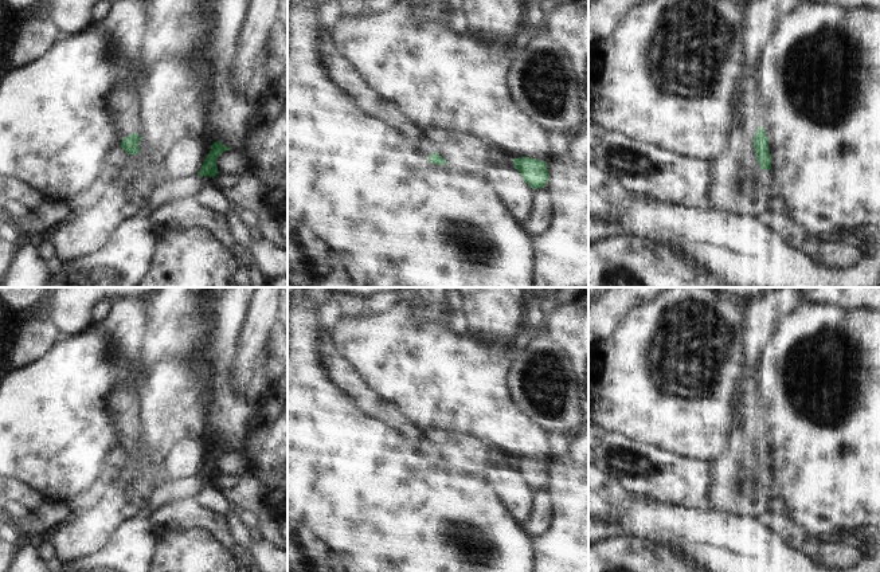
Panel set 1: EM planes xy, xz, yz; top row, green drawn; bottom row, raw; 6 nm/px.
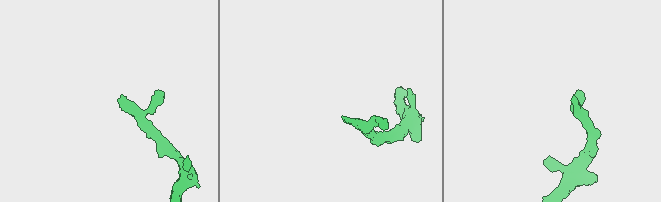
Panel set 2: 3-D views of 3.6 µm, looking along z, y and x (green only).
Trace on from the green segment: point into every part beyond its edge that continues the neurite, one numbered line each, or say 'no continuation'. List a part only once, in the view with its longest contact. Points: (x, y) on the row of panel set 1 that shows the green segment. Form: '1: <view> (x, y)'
1: yz (747, 105)

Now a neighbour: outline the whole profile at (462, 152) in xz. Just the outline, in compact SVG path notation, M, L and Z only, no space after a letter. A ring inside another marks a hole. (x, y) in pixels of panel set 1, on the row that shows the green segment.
M425 129L423 137L437 146L437 153L446 160L446 165L454 172L481 173L492 160L513 162L504 149L472 134L449 129Z

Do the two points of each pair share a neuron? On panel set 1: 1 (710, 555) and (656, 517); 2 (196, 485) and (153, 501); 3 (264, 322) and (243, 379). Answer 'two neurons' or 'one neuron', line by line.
1: one neuron
2: one neuron
3: one neuron

